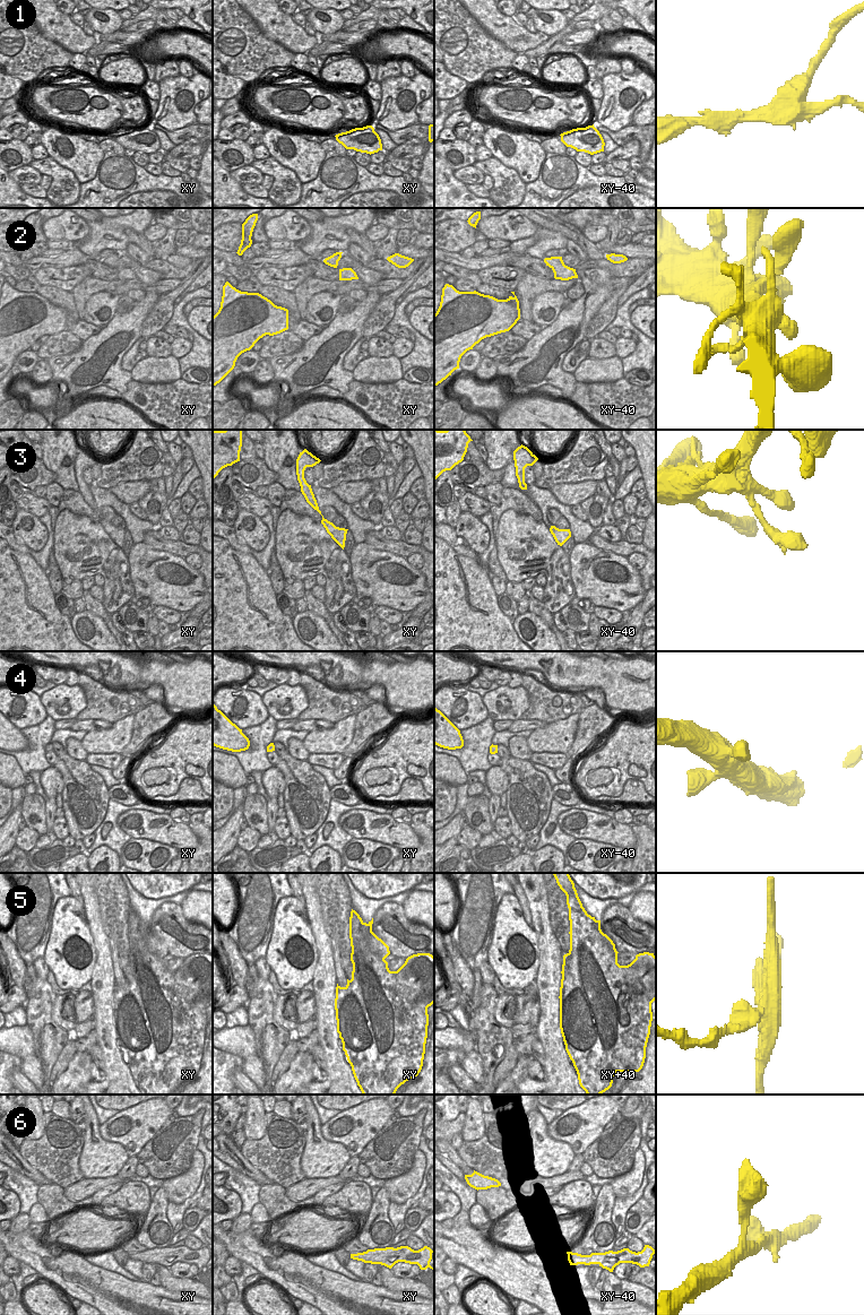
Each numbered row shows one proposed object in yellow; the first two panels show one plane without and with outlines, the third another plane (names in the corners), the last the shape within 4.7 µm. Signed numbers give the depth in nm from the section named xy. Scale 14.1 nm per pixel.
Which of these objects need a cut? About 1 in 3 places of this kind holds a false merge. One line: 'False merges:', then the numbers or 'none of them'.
False merges: 1, 5.

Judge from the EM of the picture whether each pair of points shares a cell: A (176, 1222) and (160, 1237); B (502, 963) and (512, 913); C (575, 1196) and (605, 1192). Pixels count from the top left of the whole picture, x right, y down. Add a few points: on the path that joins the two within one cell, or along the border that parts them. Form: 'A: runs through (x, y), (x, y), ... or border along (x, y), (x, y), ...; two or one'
A: border along (169, 1202), (166, 1218), (174, 1234); two
B: runs through (498, 952), (498, 949), (507, 940), (509, 925); one
C: border along (596, 1199), (593, 1209), (585, 1217); two

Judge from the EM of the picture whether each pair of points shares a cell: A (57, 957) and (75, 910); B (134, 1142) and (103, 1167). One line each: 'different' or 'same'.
A: same
B: different

